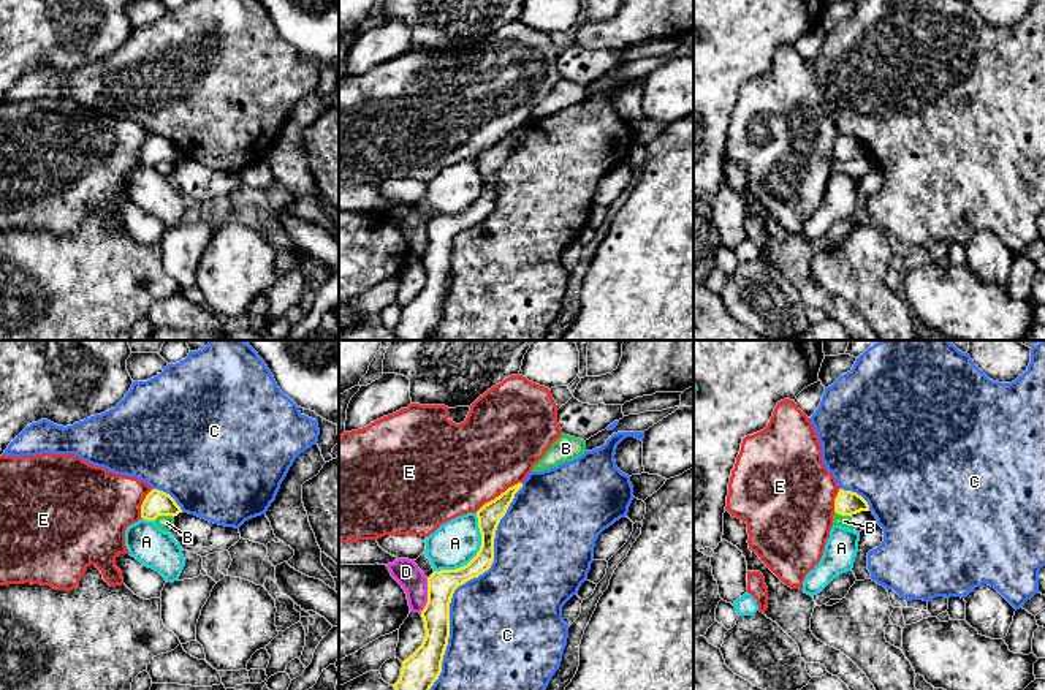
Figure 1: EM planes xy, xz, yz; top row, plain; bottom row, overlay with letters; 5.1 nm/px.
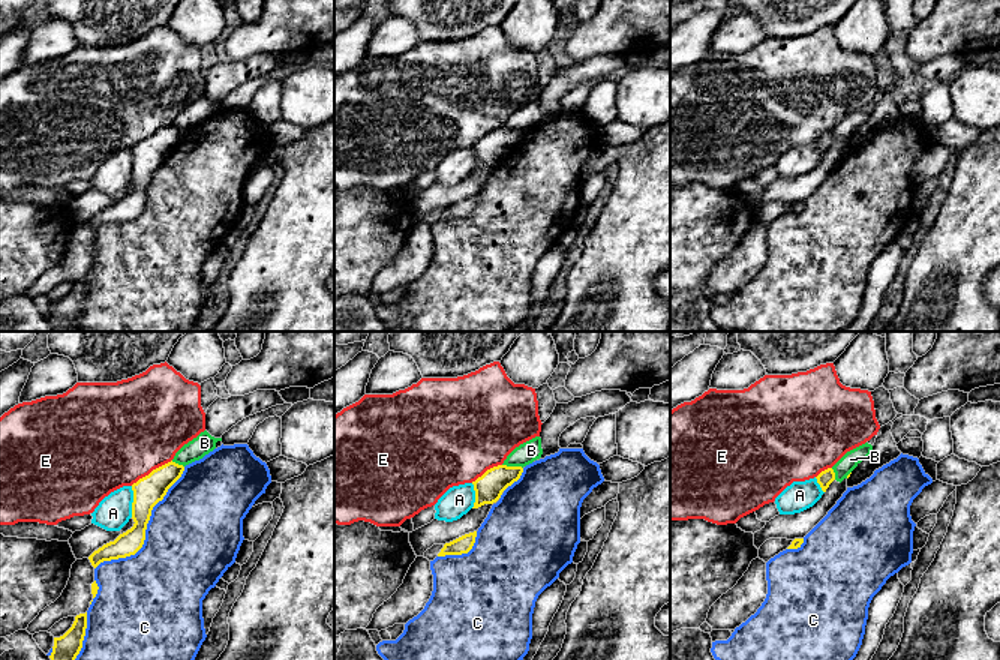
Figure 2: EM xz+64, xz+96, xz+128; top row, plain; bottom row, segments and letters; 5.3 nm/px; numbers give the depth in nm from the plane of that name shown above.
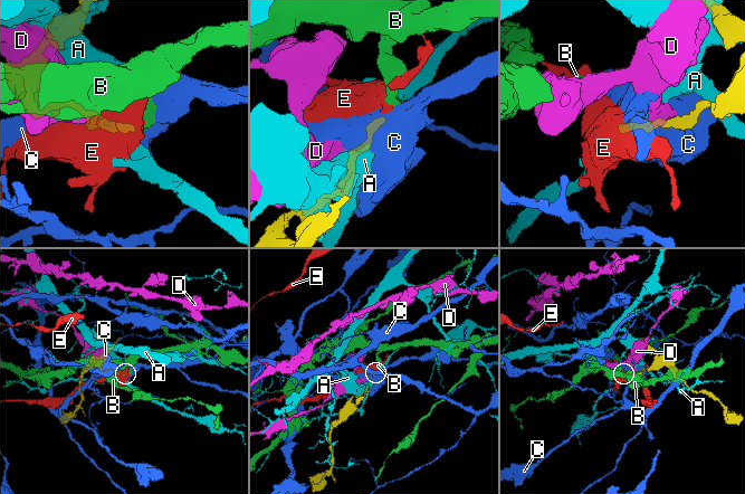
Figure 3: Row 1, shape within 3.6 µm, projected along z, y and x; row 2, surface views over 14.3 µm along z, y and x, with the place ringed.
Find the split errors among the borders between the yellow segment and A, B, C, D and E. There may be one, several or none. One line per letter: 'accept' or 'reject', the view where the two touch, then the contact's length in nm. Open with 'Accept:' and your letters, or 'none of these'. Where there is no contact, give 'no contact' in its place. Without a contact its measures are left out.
Accept: none of these
A: reject | xz | 380 nm
B: reject | xy | 110 nm
C: reject | xz | 1200 nm
D: reject | xz | 190 nm
E: reject | xz | 280 nm

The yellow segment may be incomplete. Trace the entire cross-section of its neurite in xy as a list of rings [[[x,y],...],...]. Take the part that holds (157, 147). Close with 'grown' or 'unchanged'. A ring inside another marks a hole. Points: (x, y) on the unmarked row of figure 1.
[[[152,135],[142,150],[141,150],[141,163],[146,166],[155,166],[158,161],[177,161],[182,158],[180,152],[176,149],[176,146],[158,135]]] | unchanged

